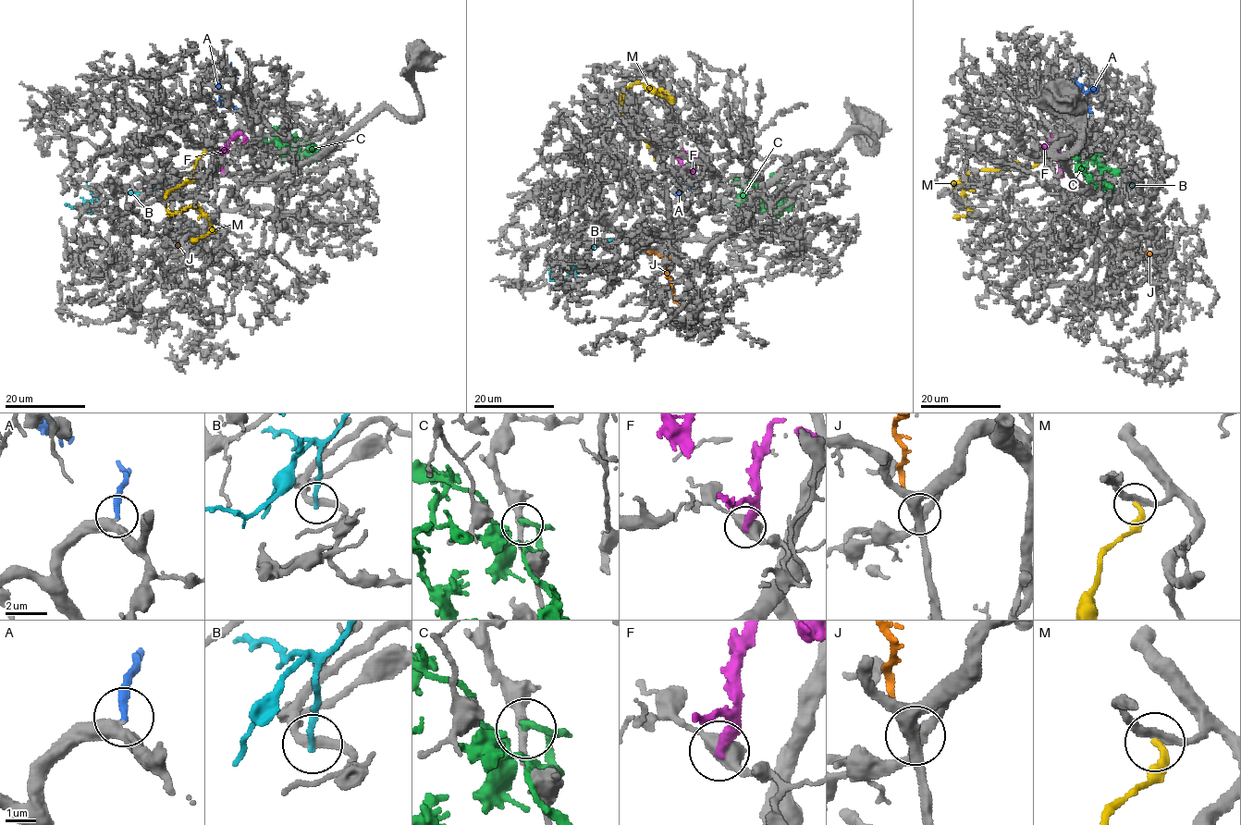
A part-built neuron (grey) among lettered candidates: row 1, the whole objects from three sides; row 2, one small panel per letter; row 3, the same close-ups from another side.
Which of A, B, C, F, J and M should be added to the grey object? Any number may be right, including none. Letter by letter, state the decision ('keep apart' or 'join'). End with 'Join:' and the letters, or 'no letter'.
A: join
B: keep apart
C: keep apart
F: keep apart
J: keep apart
M: keep apart
Join: A

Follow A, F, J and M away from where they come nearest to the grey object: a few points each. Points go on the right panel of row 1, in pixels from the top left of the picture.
A: (1089, 122), (1091, 113), (1076, 103), (1075, 83), (1071, 80), (1085, 92), (1097, 88)
F: (1066, 139), (1054, 155), (1061, 177)
J: (1162, 276), (1156, 257), (1142, 251), (1131, 252), (1115, 242), (1111, 248)
M: (1051, 146), (1027, 168), (968, 173), (958, 184), (953, 183), (963, 187), (968, 212), (955, 217)

